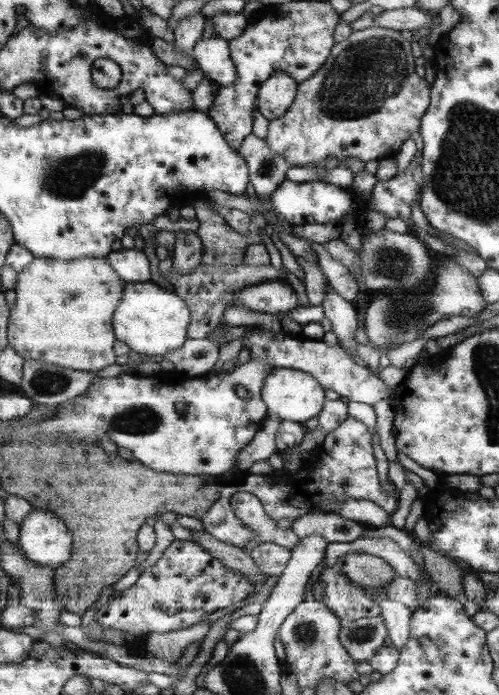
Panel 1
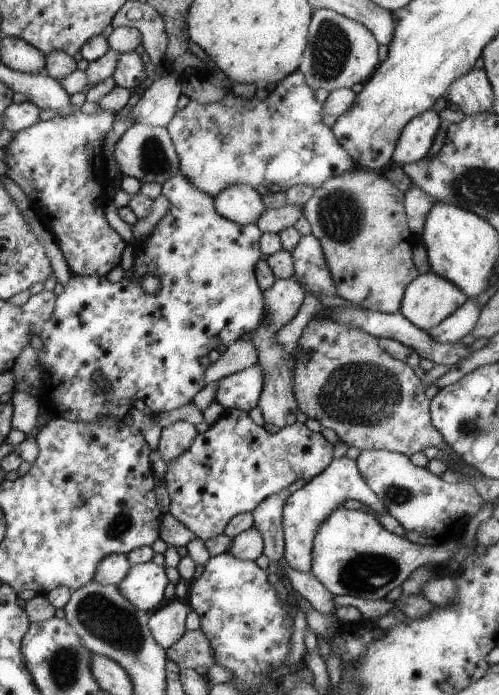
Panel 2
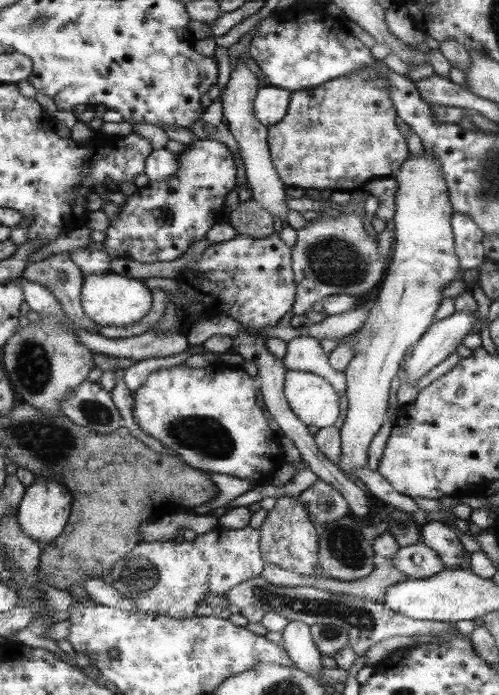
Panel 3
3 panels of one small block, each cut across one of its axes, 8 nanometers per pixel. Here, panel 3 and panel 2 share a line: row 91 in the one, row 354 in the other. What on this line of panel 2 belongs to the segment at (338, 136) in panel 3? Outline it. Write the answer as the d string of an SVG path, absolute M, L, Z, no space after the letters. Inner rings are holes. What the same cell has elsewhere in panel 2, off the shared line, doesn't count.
M325 316L312 317L302 329L292 350L294 397L298 409L319 422L321 428L331 428L339 441L360 451L383 449L408 457L429 446L445 450L447 442L429 420L429 400L423 394L421 380L407 364L396 361L378 346L378 339L359 328L337 324Z

